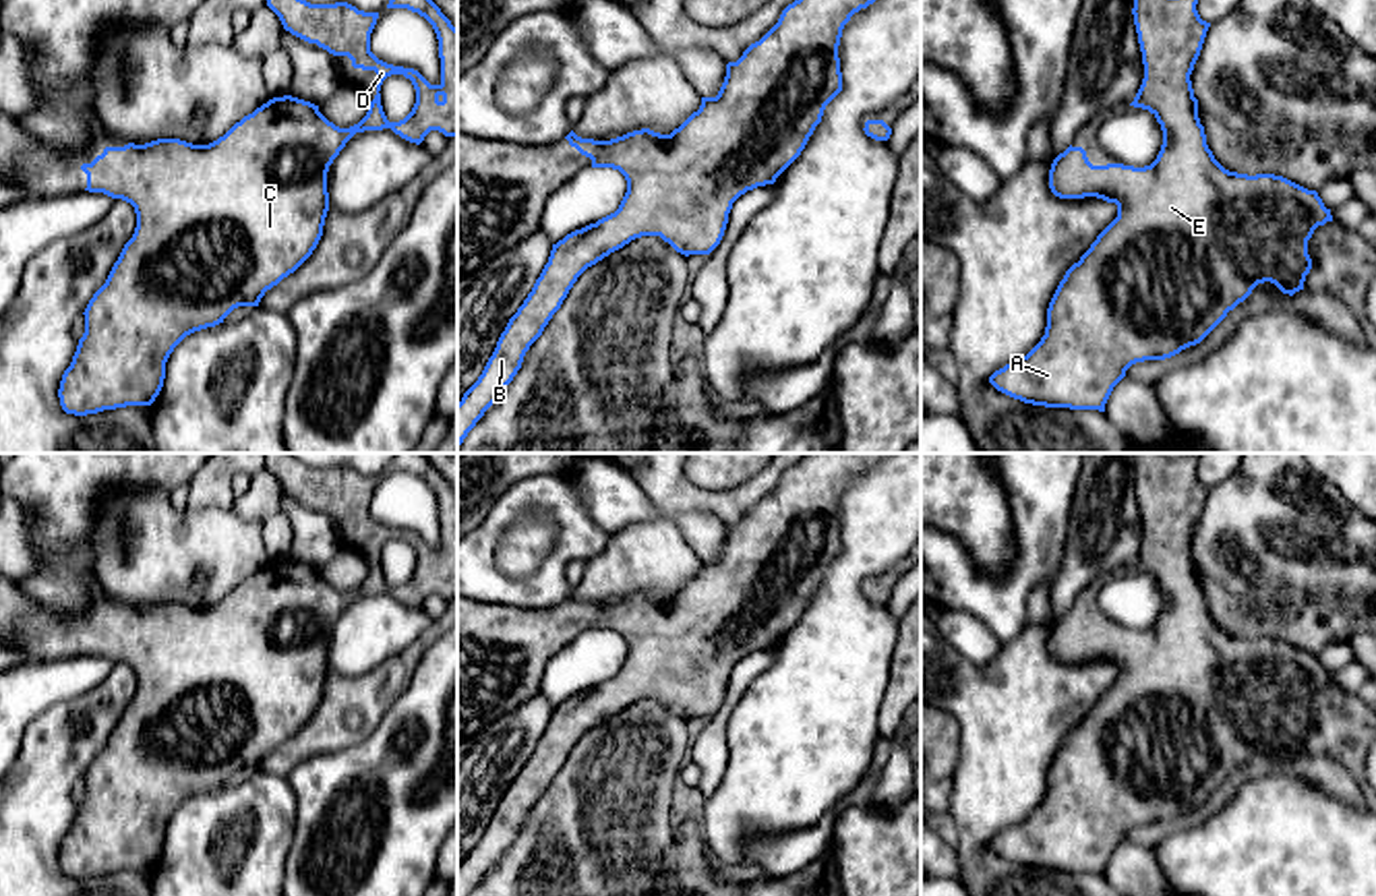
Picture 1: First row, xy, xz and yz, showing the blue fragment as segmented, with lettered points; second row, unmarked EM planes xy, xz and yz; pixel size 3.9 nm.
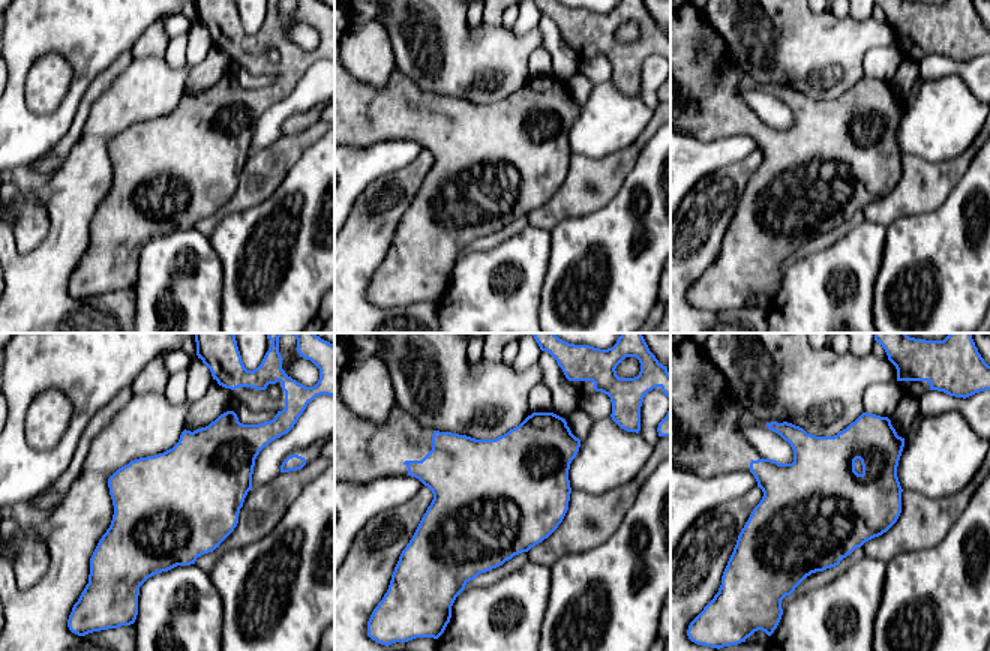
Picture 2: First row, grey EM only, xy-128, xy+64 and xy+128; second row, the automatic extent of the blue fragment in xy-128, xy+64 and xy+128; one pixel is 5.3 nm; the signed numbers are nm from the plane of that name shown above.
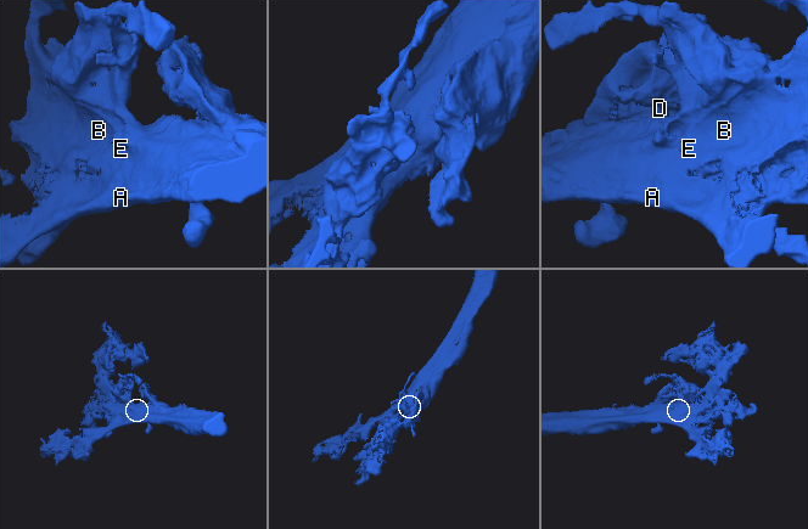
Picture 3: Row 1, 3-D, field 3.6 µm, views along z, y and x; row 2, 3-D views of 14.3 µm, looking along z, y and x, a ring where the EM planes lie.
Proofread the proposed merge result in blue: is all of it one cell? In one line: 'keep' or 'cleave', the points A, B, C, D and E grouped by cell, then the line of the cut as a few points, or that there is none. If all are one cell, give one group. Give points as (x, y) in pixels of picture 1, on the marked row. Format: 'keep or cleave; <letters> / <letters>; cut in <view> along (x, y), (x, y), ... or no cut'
keep; A B C D E; no cut

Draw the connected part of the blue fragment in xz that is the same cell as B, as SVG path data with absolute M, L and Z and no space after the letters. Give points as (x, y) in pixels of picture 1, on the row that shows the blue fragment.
M795 0L759 41L726 64L718 95L701 97L699 110L670 135L641 128L610 141L581 139L573 130L565 137L592 159L592 168L619 170L627 180L627 192L615 213L552 244L532 292L509 319L482 375L457 404L457 447L513 381L526 352L588 267L641 236L660 236L685 257L710 255L720 244L732 203L747 190L776 182L805 149L826 106L842 91L842 29L855 12L873 2Z

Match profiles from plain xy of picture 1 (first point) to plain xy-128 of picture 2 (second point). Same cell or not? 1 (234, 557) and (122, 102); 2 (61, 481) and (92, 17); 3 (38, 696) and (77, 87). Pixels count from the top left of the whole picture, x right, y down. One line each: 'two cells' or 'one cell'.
1: one cell
2: one cell
3: two cells

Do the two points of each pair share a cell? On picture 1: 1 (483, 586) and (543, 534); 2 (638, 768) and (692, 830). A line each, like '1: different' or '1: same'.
1: different
2: different

